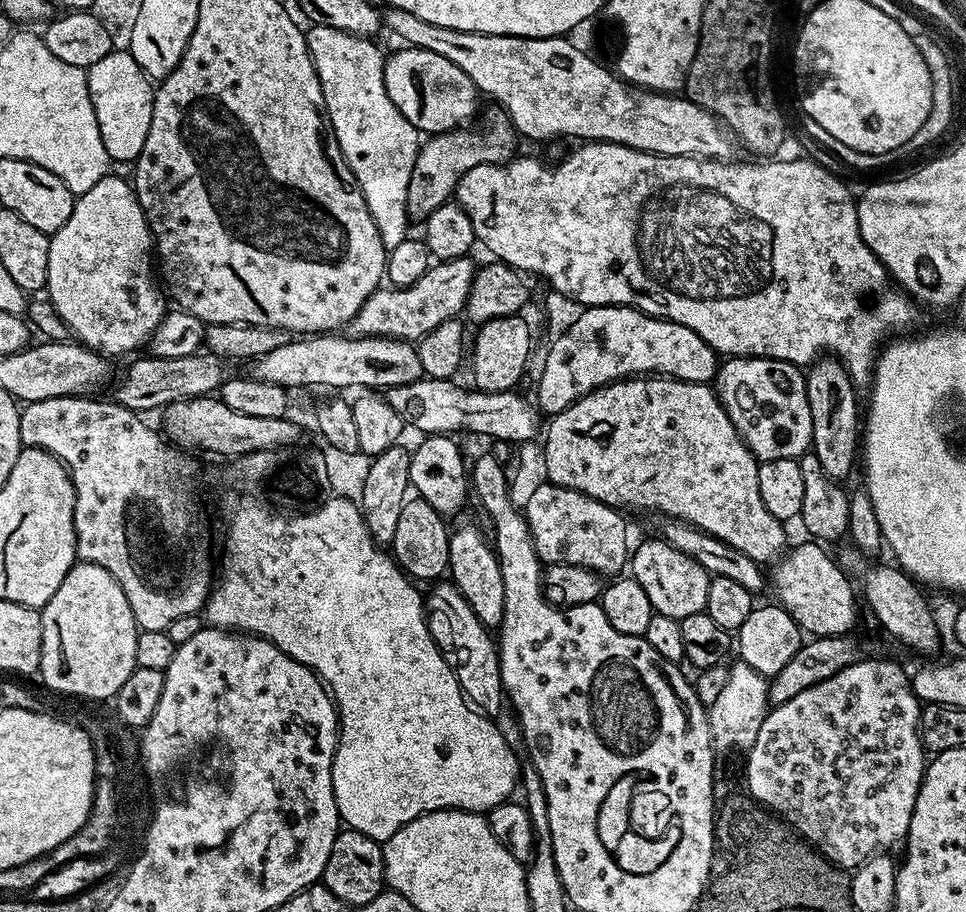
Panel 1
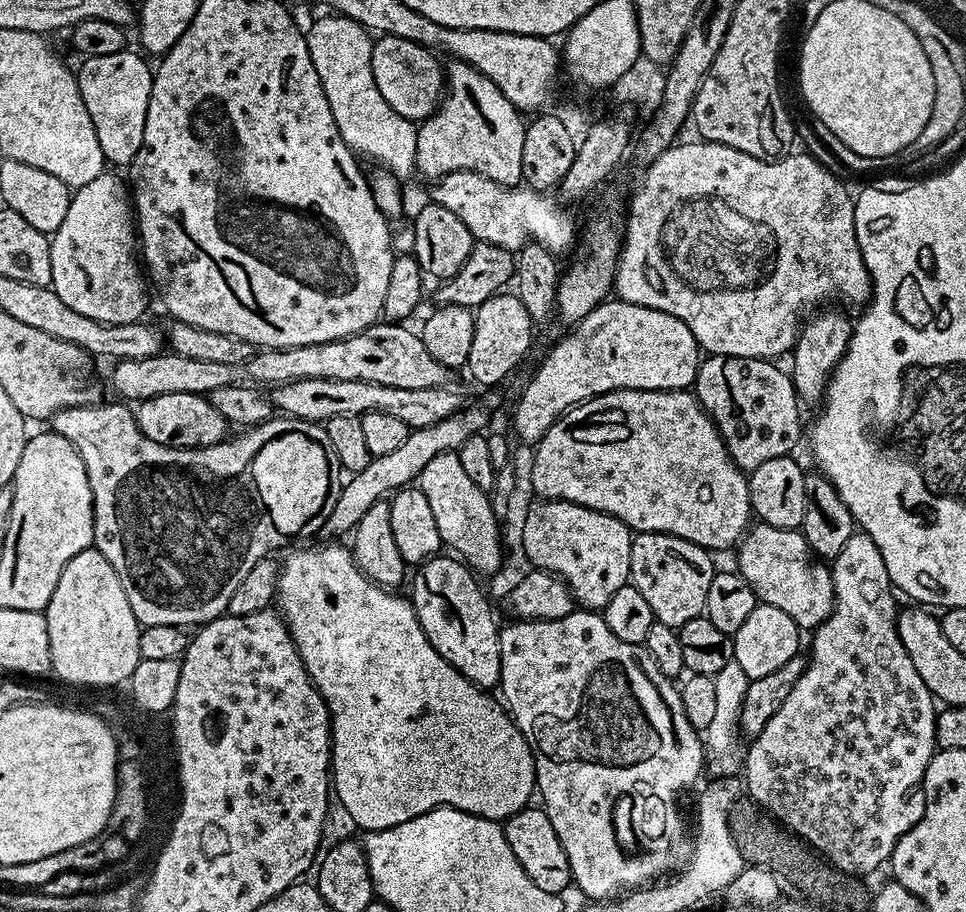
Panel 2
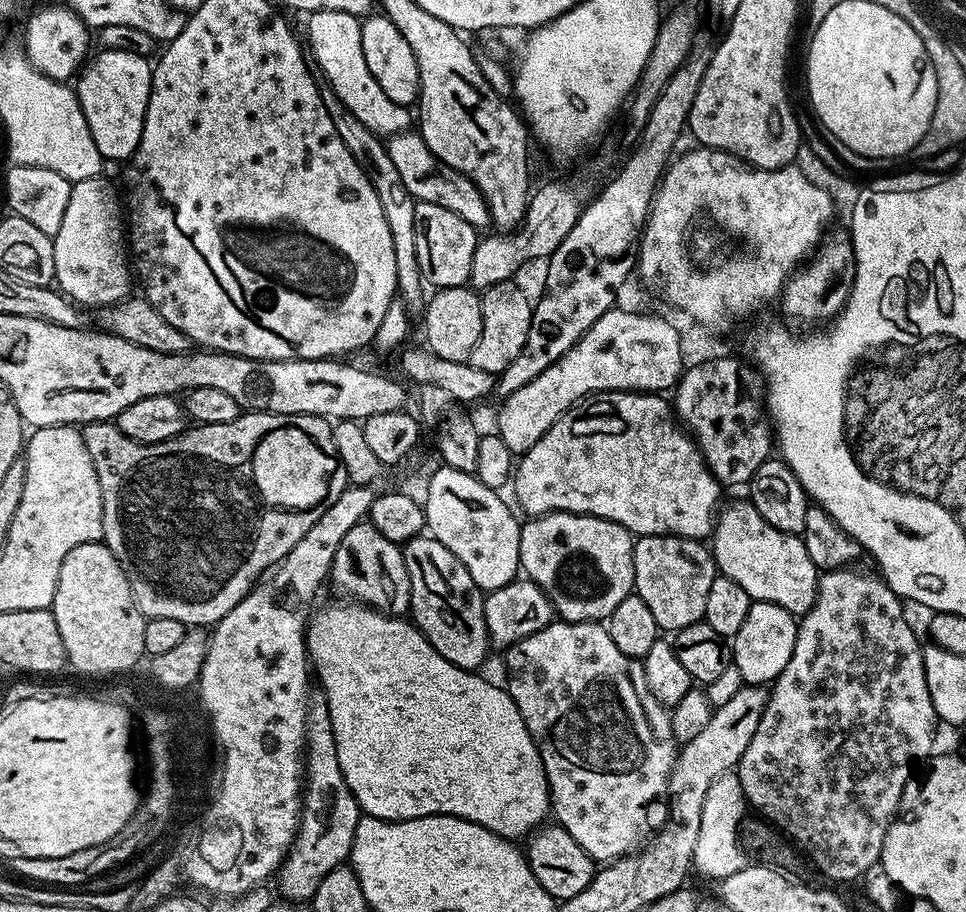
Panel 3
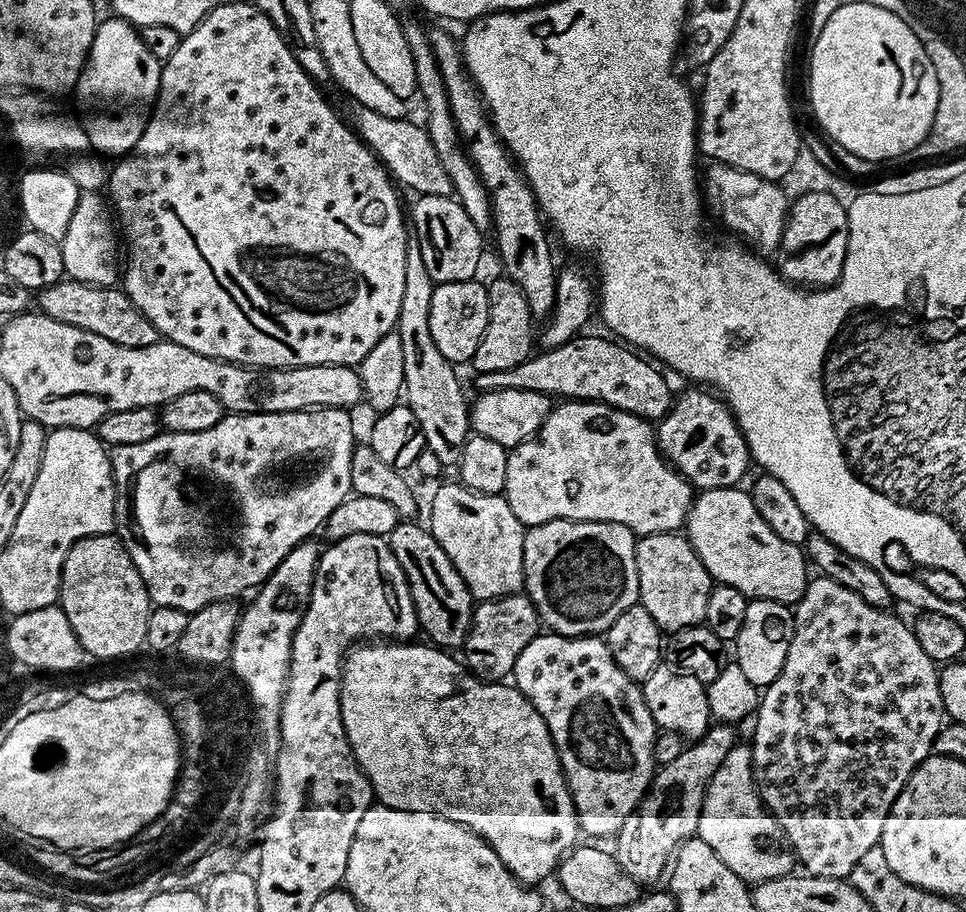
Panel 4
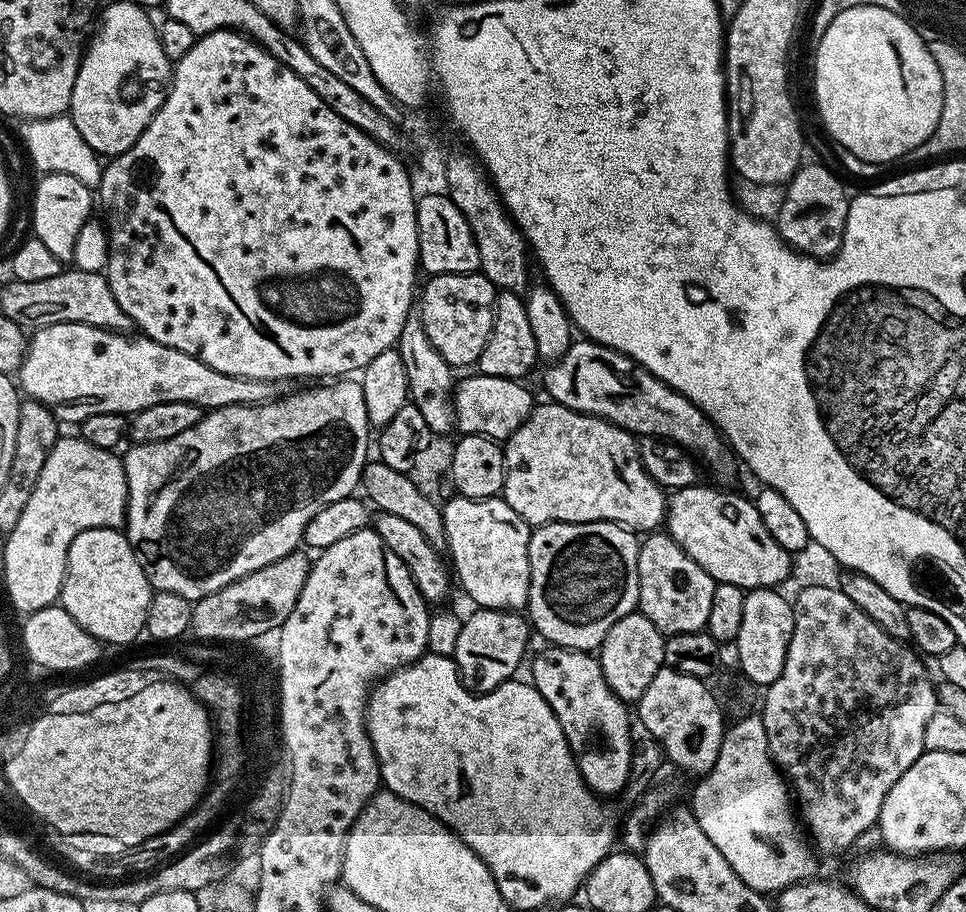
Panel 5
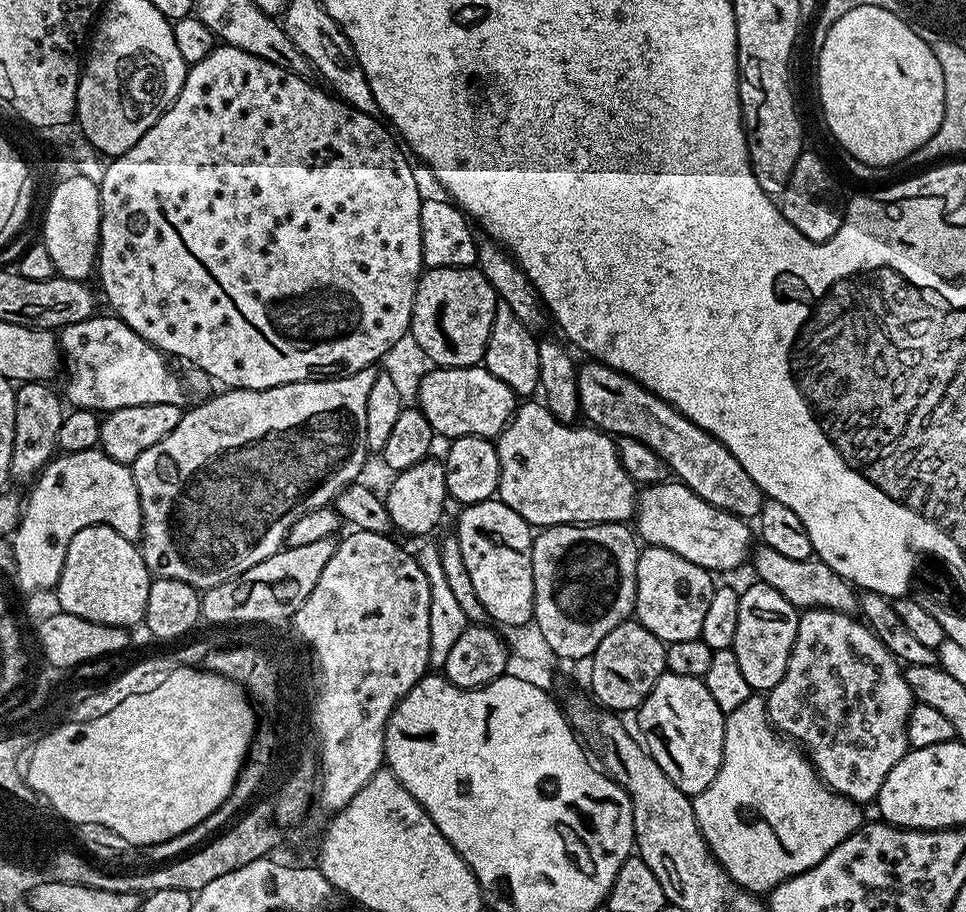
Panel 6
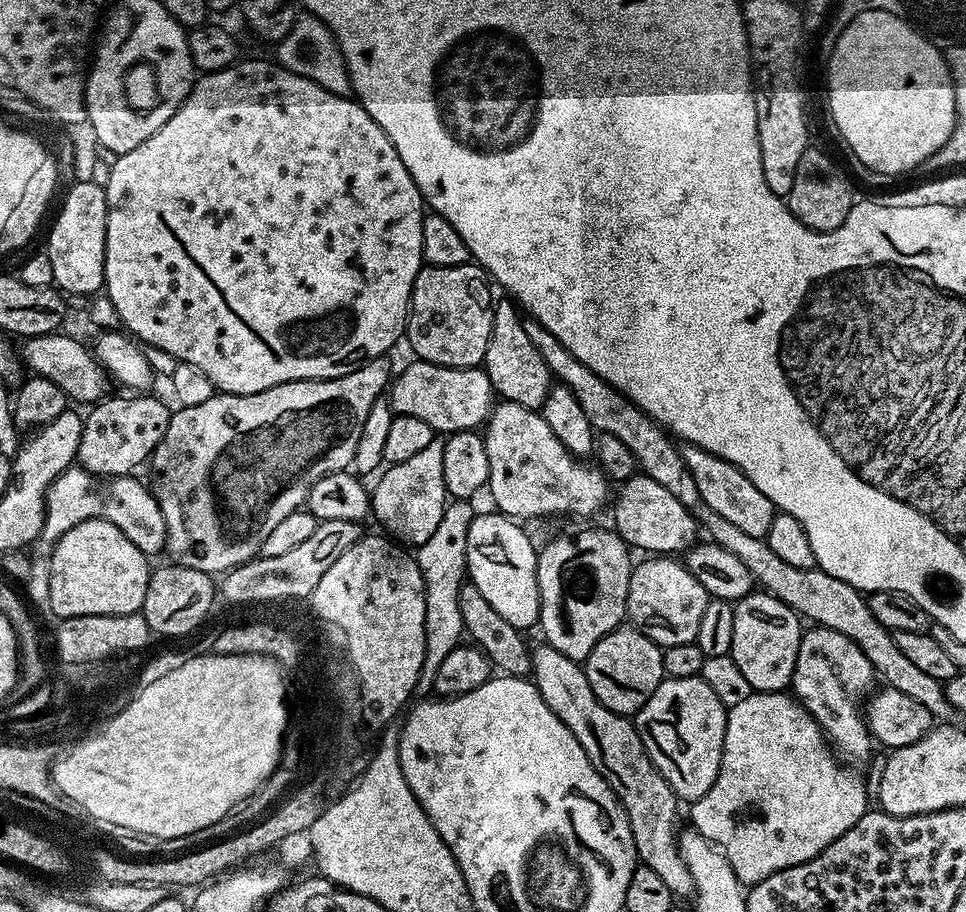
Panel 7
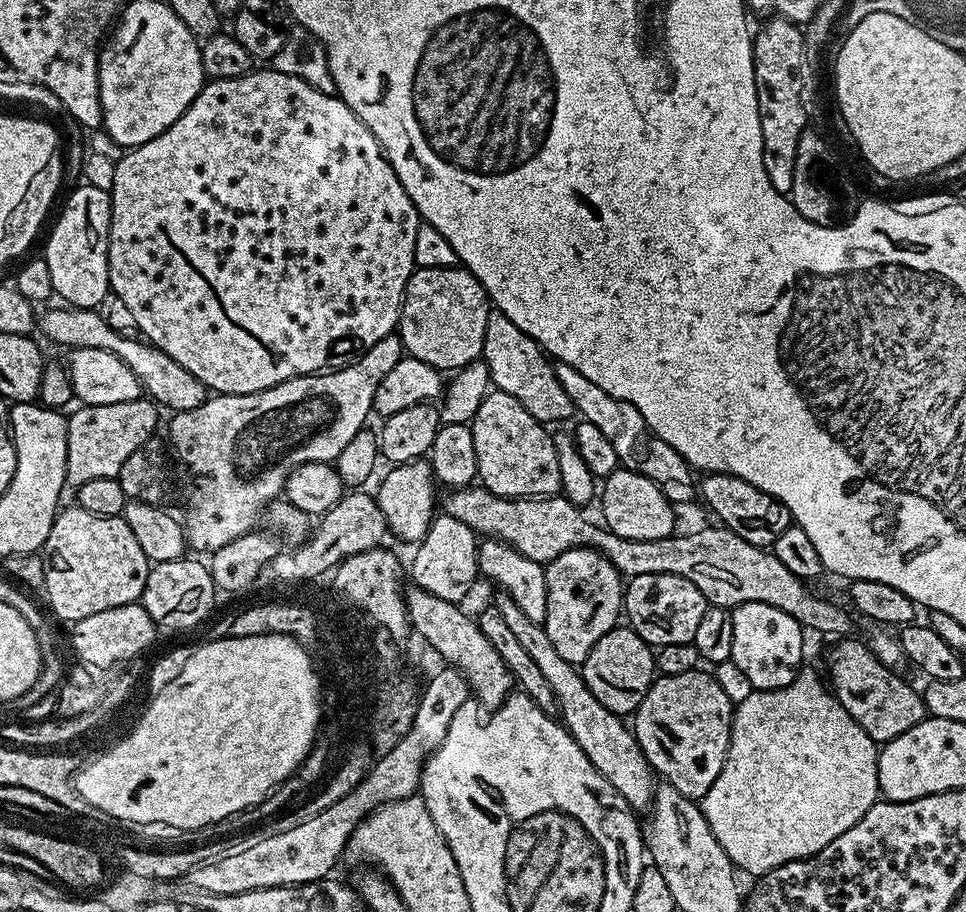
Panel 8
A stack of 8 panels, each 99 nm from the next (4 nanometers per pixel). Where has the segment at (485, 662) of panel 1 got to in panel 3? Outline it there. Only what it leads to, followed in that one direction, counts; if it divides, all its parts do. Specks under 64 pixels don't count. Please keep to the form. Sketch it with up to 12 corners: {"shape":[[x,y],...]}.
{"shape":[[430,534],[402,551],[411,623],[446,662],[490,653],[485,593]]}

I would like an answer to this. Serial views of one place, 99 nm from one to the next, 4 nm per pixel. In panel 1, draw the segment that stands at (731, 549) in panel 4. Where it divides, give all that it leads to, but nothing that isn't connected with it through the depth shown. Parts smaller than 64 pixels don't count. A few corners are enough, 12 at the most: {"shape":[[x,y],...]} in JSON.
{"shape":[[816,542],[771,565],[770,588],[801,633],[846,636],[856,596]]}

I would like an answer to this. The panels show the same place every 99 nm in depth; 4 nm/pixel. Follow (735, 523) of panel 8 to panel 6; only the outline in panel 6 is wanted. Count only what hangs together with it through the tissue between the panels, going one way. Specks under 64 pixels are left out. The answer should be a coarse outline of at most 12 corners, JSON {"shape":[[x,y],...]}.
{"shape":[[576,373],[580,410],[646,442],[710,506],[759,517],[742,462],[634,378]]}

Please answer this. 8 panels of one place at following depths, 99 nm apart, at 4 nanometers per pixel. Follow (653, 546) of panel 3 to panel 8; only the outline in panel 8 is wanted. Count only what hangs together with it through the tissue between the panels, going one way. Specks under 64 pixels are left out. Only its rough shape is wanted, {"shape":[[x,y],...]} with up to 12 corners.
{"shape":[[674,574],[631,577],[627,623],[653,646],[691,642],[707,598]]}

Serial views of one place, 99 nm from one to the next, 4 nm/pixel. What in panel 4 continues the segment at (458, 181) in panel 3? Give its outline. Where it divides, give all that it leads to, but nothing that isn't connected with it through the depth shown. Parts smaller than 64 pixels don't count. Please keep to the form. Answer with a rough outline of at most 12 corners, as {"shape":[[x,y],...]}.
{"shape":[[353,103],[351,127],[393,181],[452,196],[423,123]]}

